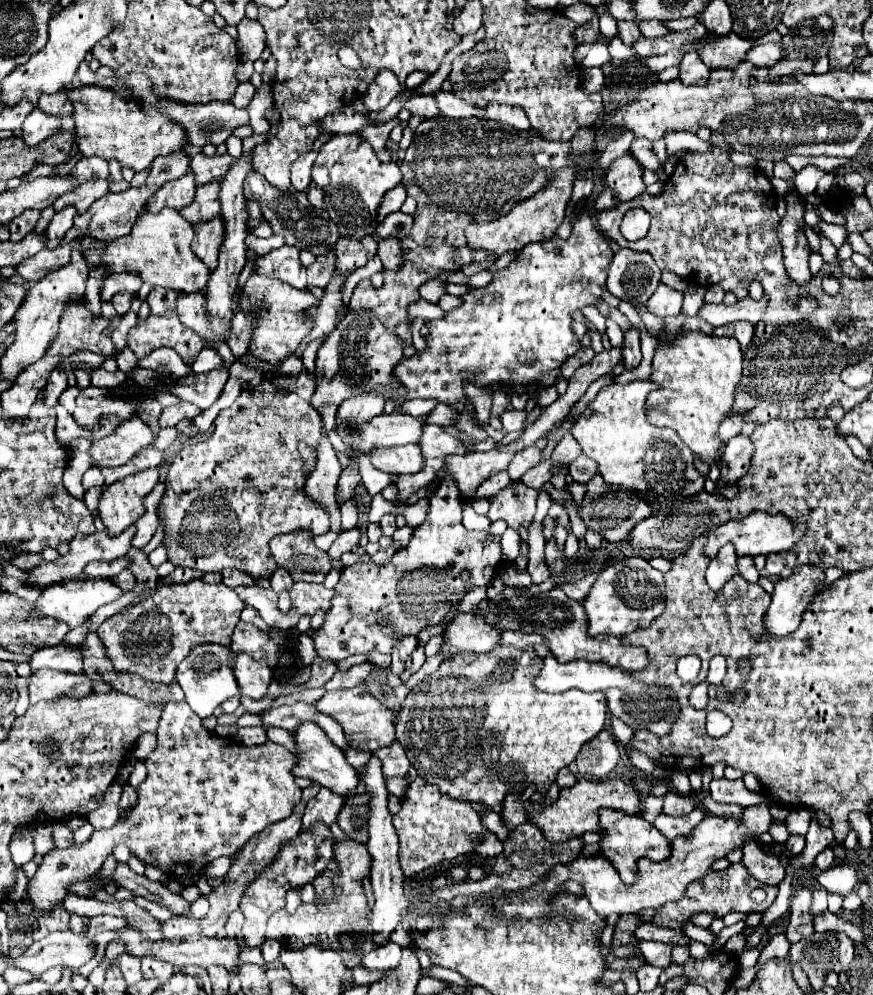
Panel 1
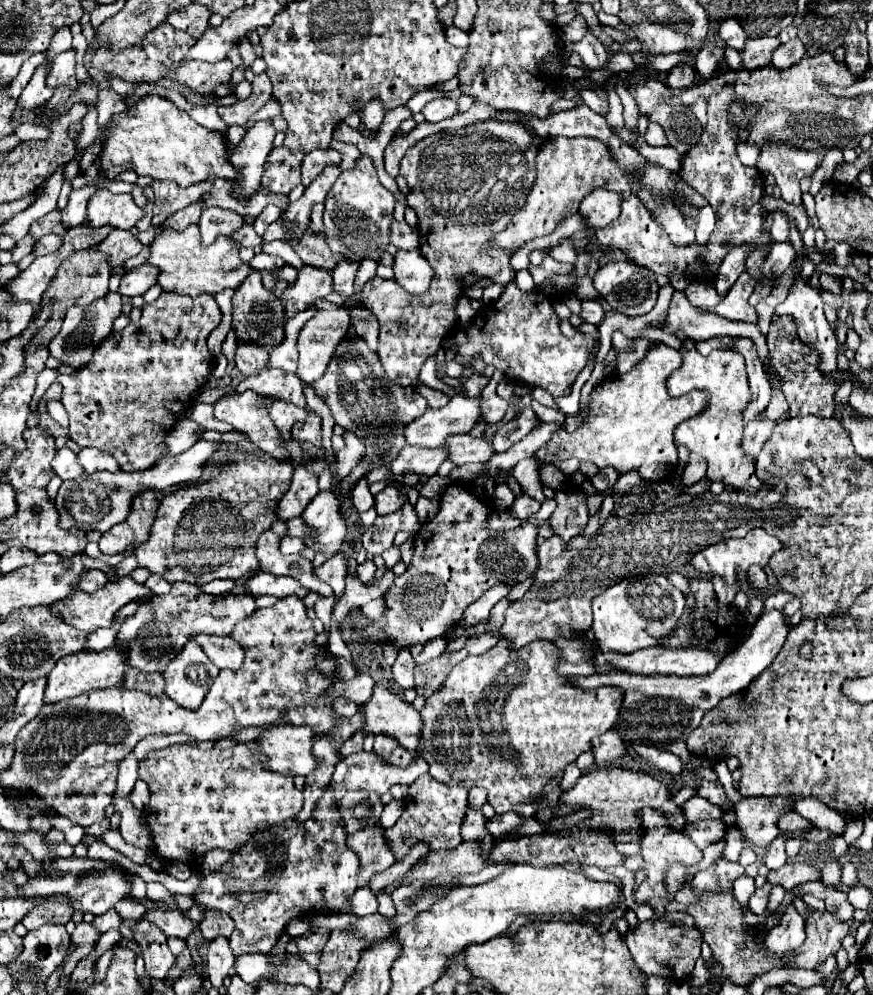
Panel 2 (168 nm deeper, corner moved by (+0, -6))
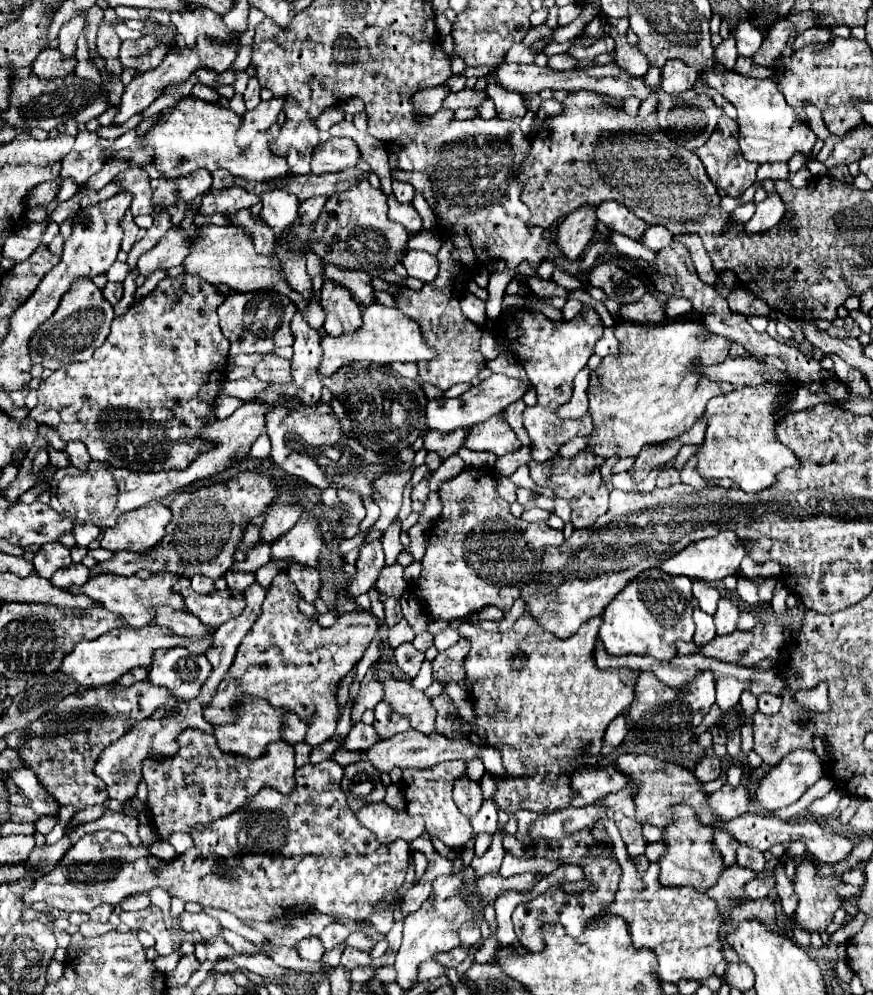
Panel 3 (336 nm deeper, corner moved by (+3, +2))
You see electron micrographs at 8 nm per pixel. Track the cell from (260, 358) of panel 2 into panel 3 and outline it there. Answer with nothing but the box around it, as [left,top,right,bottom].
[254,352,292,384]

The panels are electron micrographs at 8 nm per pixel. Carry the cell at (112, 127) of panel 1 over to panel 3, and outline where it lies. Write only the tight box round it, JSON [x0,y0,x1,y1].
[142,96,290,182]

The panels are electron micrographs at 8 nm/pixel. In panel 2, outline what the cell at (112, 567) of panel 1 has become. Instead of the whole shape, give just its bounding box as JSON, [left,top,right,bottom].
[75,570,107,592]

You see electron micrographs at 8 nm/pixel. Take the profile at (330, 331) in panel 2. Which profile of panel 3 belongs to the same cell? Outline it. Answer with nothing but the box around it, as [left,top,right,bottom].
[318,304,434,376]

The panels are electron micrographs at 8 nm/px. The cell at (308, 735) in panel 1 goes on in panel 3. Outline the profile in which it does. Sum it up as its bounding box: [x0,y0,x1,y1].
[214,698,286,760]

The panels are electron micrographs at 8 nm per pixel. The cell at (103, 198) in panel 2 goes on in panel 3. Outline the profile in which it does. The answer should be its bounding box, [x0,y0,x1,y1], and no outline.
[118,166,152,216]

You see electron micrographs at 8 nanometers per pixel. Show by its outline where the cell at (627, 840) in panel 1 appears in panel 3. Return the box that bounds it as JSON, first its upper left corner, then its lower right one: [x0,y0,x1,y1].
[660,806,722,892]

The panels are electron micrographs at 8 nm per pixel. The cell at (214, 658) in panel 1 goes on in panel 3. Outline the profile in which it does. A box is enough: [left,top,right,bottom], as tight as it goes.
[148,648,212,700]

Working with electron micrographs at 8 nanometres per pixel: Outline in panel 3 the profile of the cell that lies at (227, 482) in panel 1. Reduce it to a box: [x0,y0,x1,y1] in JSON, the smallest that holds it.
[92,472,279,580]

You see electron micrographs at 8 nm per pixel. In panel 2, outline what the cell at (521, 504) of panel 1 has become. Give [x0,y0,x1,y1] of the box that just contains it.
[511,494,541,520]

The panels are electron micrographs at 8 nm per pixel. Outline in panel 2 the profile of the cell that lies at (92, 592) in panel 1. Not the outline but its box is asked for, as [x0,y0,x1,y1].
[51,576,153,632]

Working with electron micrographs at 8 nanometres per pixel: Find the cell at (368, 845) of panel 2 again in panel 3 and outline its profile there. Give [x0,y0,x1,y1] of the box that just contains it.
[356,802,424,844]

